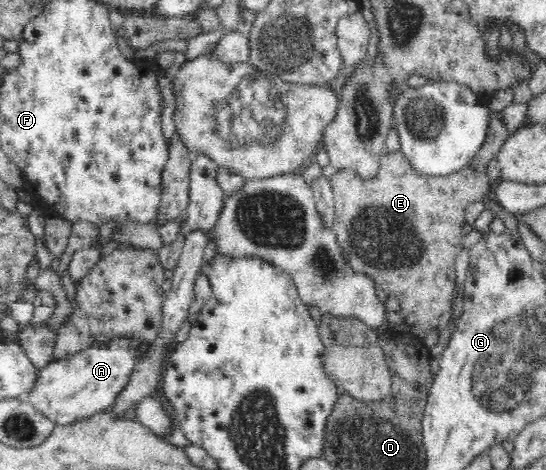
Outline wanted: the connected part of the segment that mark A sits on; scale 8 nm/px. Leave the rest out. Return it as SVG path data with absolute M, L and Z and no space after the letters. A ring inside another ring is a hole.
M110 336L108 344L92 342L88 348L66 359L54 359L39 369L36 386L25 399L58 425L74 424L108 411L131 380L132 371L138 367L136 362L150 351L151 344L152 340L136 336Z

